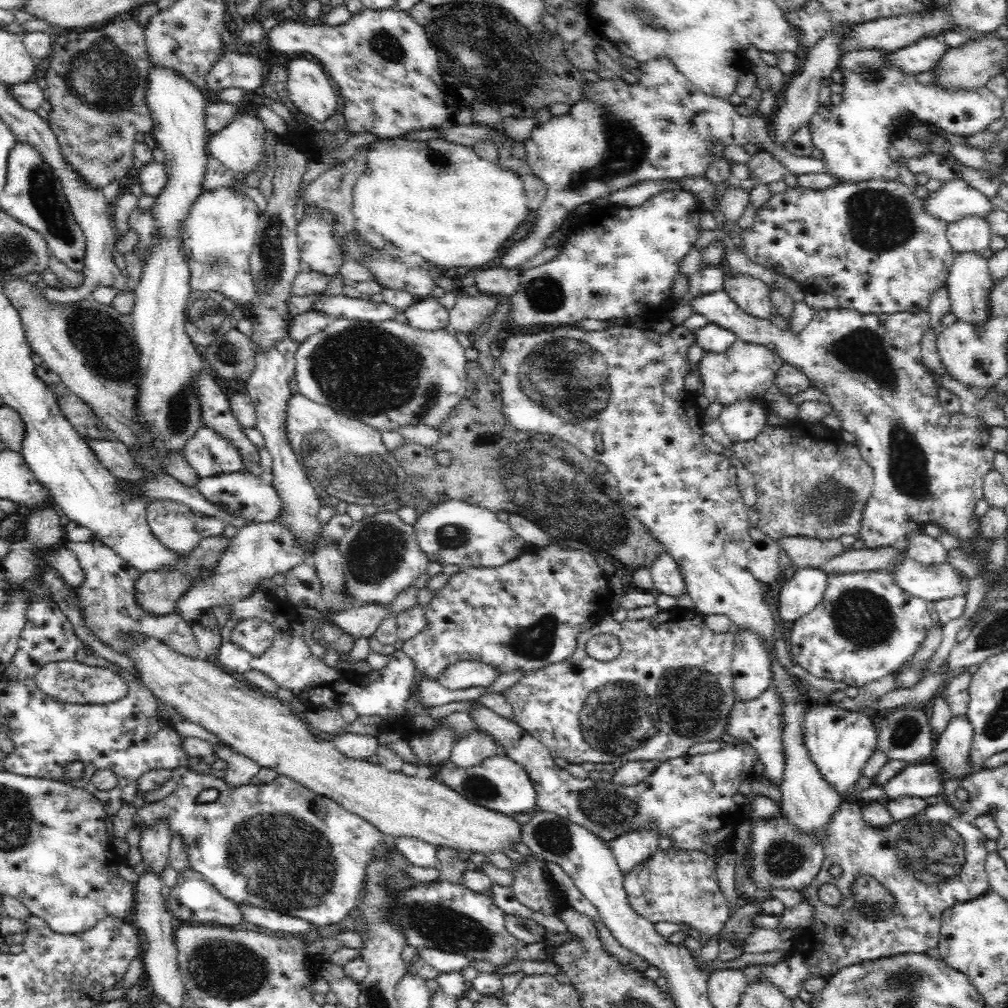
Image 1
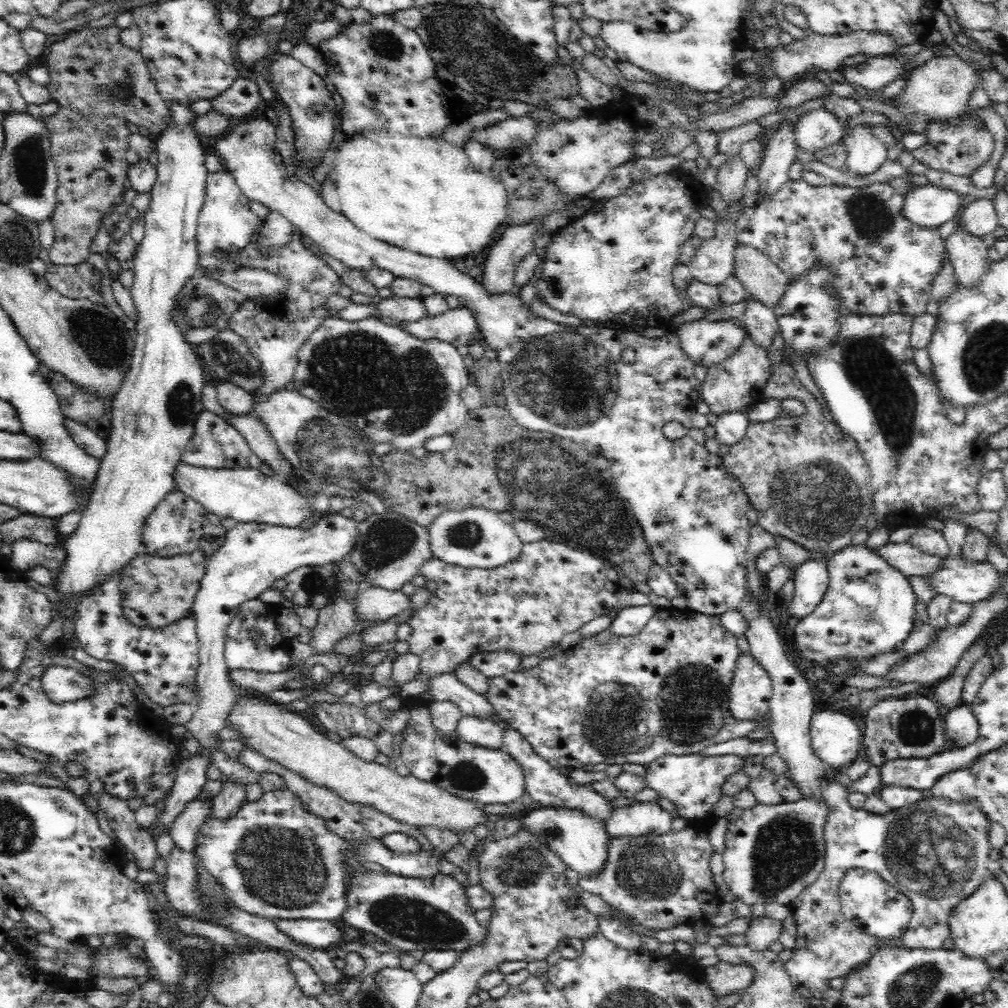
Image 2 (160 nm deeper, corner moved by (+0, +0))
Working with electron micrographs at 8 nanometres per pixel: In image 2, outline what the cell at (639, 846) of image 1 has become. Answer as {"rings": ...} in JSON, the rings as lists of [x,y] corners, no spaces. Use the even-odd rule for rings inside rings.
{"rings":[[[637,802],[616,812],[606,820],[609,840],[618,838],[662,837],[672,830],[673,818],[658,803]]]}

